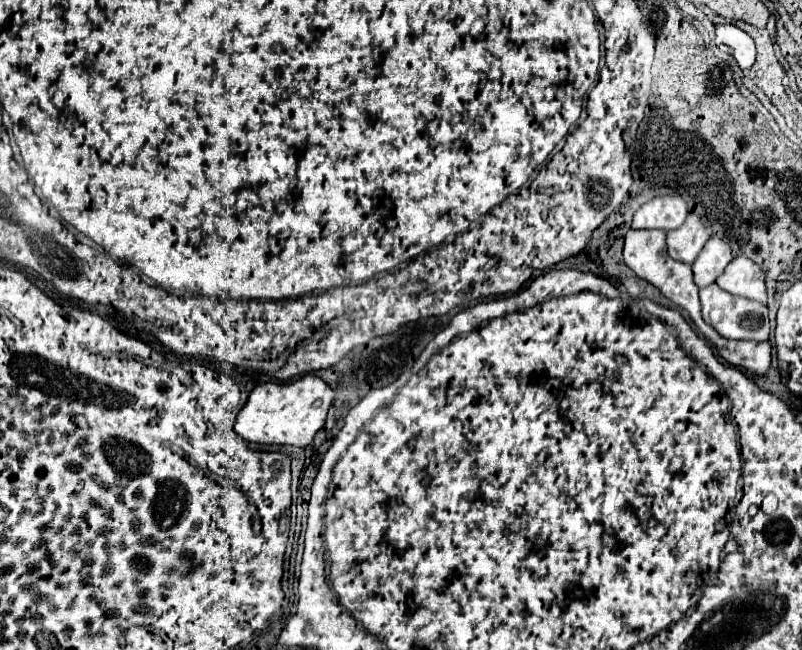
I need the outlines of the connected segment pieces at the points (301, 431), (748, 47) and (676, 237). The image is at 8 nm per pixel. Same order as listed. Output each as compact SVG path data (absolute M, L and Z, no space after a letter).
M303 375L289 383L257 385L251 391L245 407L237 415L235 431L245 441L259 445L307 447L313 441L315 433L323 429L331 403L333 403L331 387L315 375Z
M733 23L717 25L715 45L723 53L729 53L743 71L753 67L753 63L755 63L755 43L745 31L735 27Z
M689 213L687 221L667 233L667 253L671 259L693 263L707 239L711 237L711 227L705 225L695 213Z

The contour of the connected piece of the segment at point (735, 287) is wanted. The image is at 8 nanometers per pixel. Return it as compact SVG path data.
M739 255L735 257L725 271L717 277L717 285L739 297L747 297L759 303L767 303L767 289L765 289L765 273L763 269L753 263L751 259Z

